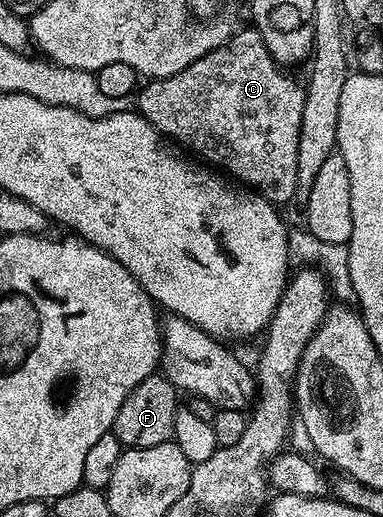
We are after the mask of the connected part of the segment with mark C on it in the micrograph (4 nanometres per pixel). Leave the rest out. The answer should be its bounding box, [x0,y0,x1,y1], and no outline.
[134,29,304,204]

